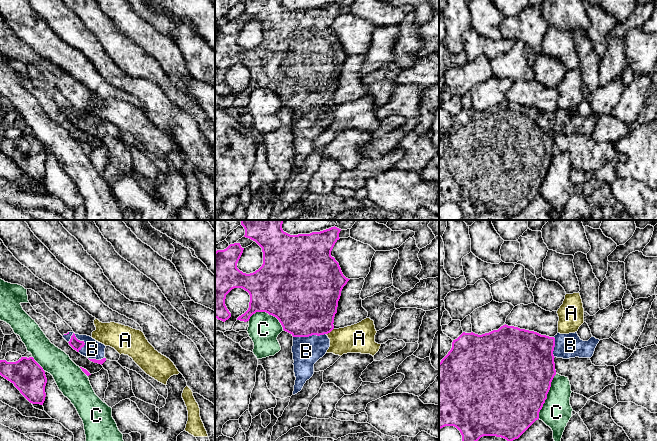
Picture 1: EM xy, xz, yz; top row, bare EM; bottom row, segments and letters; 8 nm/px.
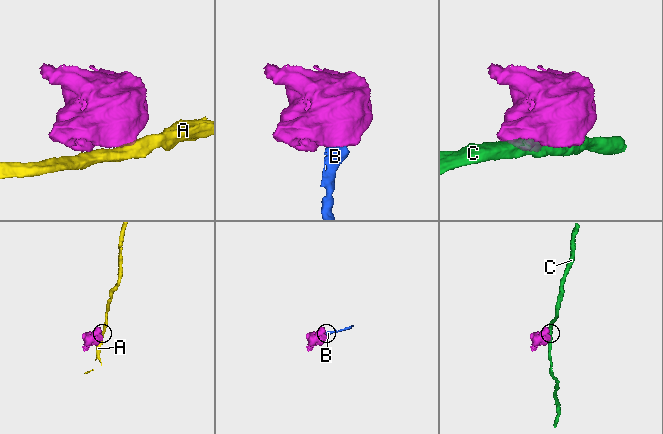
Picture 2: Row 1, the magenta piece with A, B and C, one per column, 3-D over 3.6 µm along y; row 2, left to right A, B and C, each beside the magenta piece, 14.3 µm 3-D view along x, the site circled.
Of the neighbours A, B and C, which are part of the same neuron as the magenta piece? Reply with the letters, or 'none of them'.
B

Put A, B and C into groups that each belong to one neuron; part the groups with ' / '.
A / B / C

